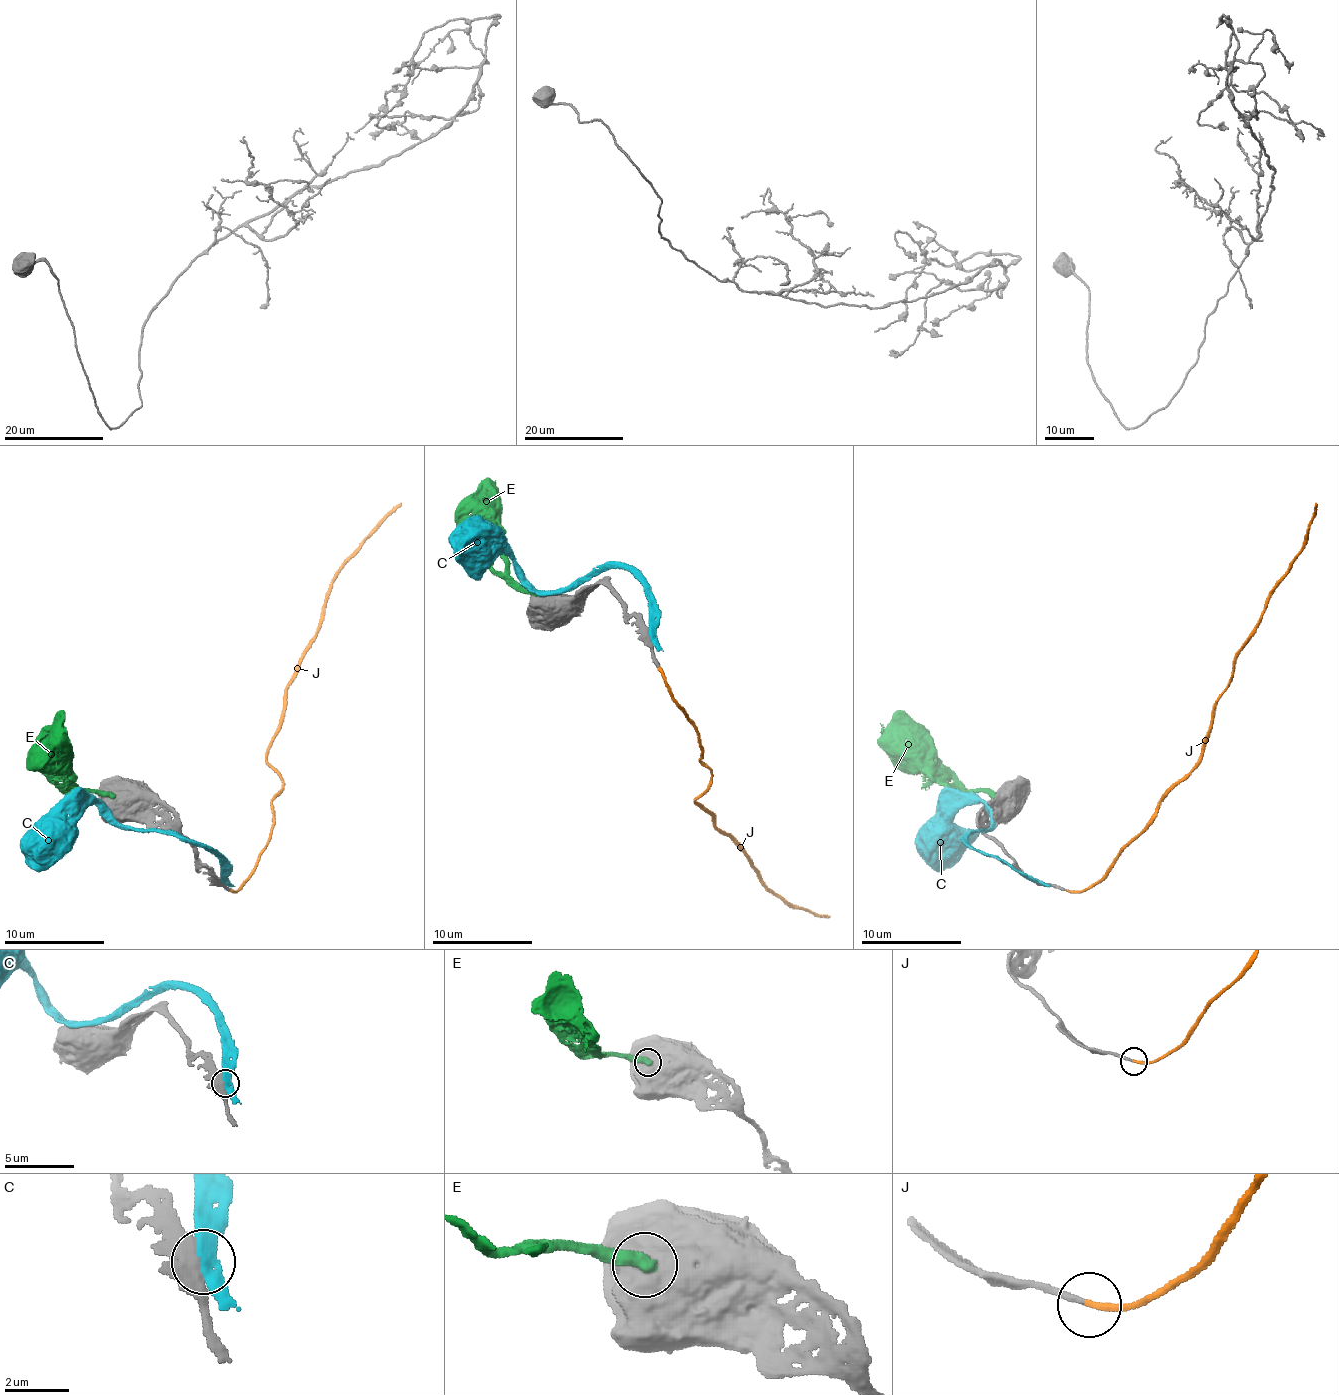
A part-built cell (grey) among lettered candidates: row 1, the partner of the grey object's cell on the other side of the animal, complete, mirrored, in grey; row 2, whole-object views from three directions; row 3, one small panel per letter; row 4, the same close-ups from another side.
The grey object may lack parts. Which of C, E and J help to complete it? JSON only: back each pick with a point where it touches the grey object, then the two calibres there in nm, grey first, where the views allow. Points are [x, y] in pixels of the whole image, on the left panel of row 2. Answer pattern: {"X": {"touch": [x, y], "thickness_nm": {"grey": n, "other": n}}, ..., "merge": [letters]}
{"J": {"touch": [232, 891], "thickness_nm": {"grey": 240, "other": 240}}, "merge": ["J"]}

